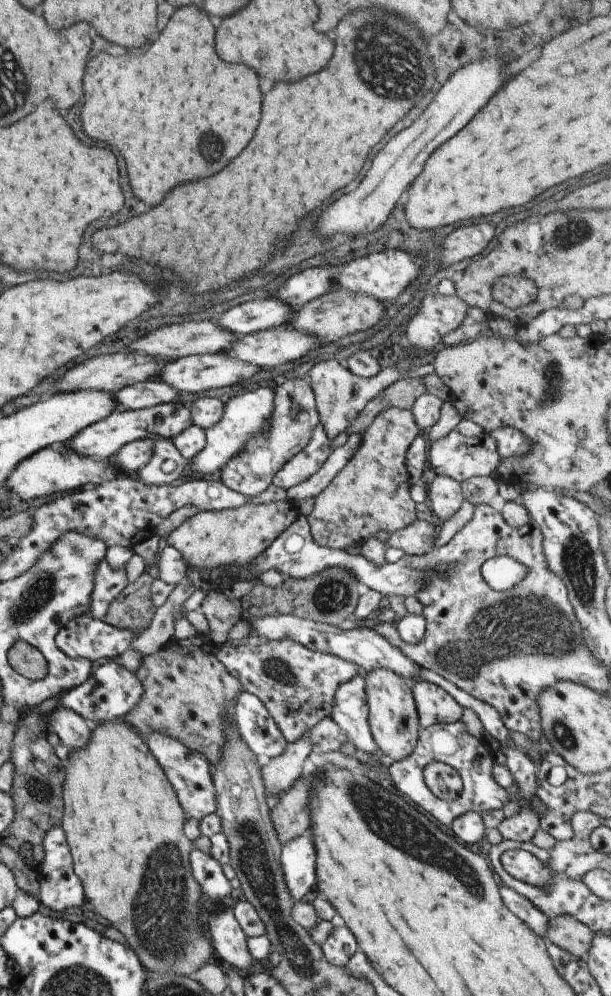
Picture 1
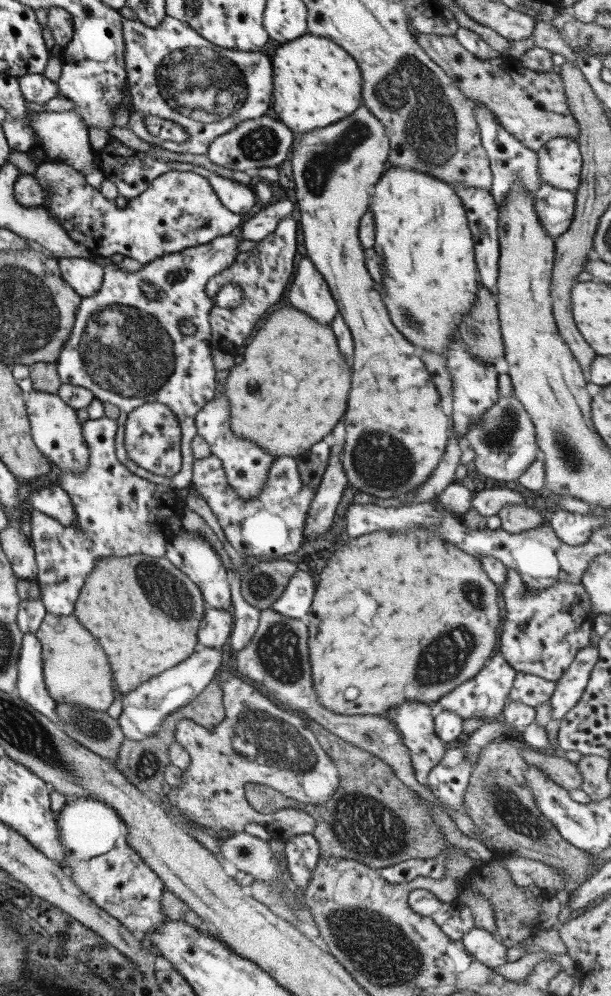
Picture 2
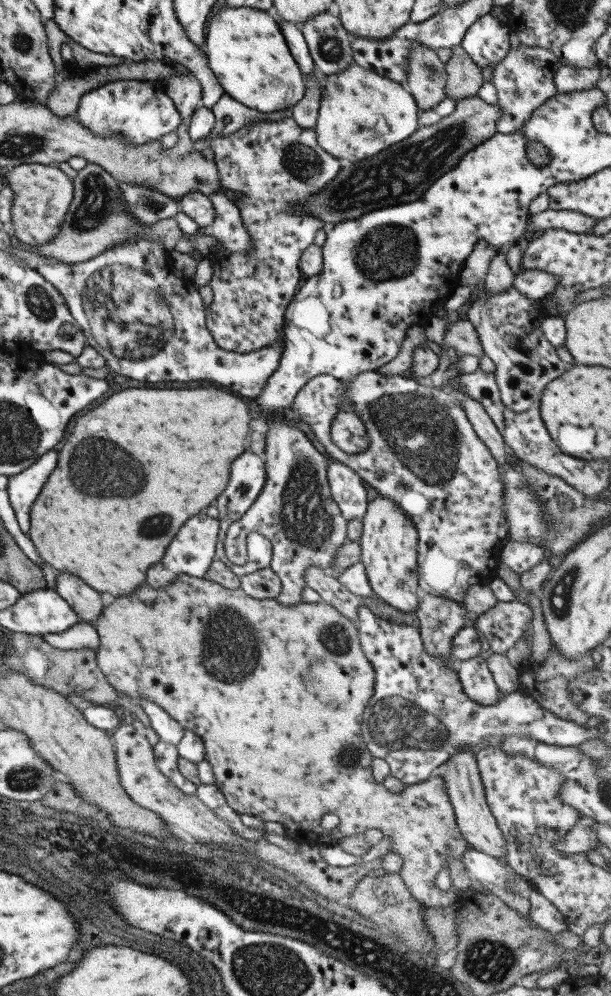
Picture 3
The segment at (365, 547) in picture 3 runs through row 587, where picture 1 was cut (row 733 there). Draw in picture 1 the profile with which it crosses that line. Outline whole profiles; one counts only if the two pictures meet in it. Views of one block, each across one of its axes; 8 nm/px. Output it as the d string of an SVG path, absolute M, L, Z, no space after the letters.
M376 668L366 676L366 691L368 702L368 724L382 754L390 756L394 761L400 761L410 756L418 742L419 714L412 694L412 683L408 683L402 675L388 670L388 668Z

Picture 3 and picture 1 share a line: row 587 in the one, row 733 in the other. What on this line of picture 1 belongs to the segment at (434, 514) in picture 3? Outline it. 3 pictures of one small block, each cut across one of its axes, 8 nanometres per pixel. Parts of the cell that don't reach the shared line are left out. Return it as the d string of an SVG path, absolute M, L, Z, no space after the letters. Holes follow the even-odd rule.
M458 721L450 724L433 724L428 726L428 728L421 729L420 737L418 737L418 742L416 743L416 748L410 756L400 761L394 761L390 767L388 767L388 774L394 782L394 786L404 796L408 796L414 804L418 804L422 810L426 810L428 814L432 814L440 824L444 826L451 826L455 818L466 814L466 812L486 812L487 810L498 810L502 809L502 806L506 802L514 801L516 804L522 806L534 806L534 812L538 816L544 816L546 812L546 806L541 800L526 800L522 794L517 794L517 790L509 790L502 788L494 778L492 768L495 765L495 755L494 751L486 742L474 738L468 734L466 726L462 724L462 721ZM430 762L444 762L448 764L460 774L464 786L462 787L462 792L456 800L448 802L448 800L442 800L432 794L432 791L426 786L424 770L427 764Z

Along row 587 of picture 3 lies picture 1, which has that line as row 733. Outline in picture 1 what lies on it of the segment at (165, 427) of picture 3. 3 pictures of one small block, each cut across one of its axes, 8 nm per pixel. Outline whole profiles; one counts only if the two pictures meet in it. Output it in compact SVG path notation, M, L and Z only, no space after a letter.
M116 720L114 722L102 722L93 726L92 738L88 742L88 746L80 748L80 750L71 750L69 752L68 759L64 761L66 766L66 778L62 785L63 792L63 804L64 804L64 816L62 817L61 827L64 829L67 843L72 853L72 862L74 874L80 878L82 886L84 887L84 894L86 895L86 902L89 908L94 913L99 914L103 918L106 918L114 928L118 928L128 944L140 952L140 962L144 964L144 968L150 970L156 970L156 972L166 972L166 974L179 974L180 976L189 977L190 974L200 970L205 964L215 963L213 957L214 948L206 936L206 928L202 927L199 923L201 916L201 908L204 897L204 891L202 886L194 878L191 870L191 863L189 862L189 856L195 848L192 840L184 834L184 821L185 814L178 800L176 791L172 788L172 784L168 782L164 770L156 758L152 754L147 741L138 734L132 726L128 726L126 722L120 722Z

